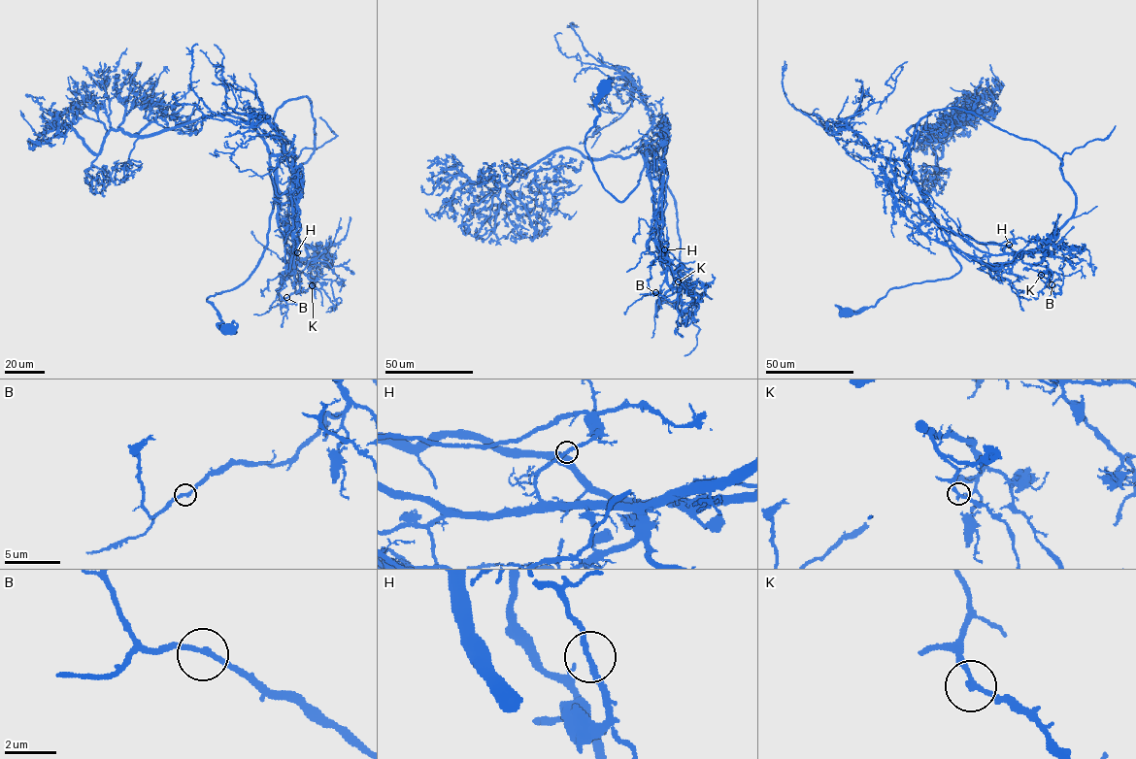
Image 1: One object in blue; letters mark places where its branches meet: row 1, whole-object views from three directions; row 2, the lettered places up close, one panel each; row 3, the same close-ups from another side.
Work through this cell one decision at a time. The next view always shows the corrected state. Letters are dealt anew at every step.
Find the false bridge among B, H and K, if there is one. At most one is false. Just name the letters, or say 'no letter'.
H

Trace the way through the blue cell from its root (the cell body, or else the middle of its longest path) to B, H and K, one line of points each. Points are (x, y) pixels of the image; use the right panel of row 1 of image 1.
B: (849, 313), (961, 269), (922, 196), (942, 228), (982, 250), (1046, 266), (1060, 279), (1052, 284)
H: (849, 313), (961, 269), (922, 196), (934, 220), (970, 246), (1003, 254), (1009, 245)
K: (849, 313), (961, 269), (922, 196), (943, 229), (992, 254), (1019, 254), (1041, 275)

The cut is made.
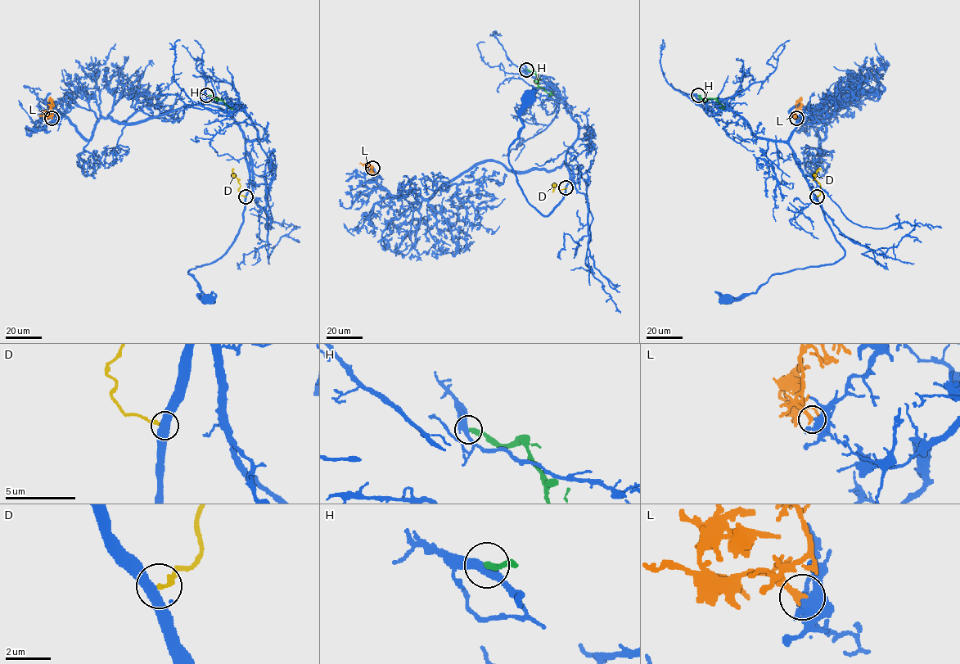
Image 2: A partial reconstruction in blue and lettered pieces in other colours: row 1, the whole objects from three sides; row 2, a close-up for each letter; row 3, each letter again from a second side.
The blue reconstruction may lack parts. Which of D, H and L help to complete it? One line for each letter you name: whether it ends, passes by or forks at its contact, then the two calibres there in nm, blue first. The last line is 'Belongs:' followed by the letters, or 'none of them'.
Belongs: none of them

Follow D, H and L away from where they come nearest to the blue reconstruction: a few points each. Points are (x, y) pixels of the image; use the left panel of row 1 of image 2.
D: (245, 196), (239, 194), (240, 185), (232, 169)
H: (206, 95), (222, 100), (234, 109)
L: (51, 118), (51, 100), (47, 101)

